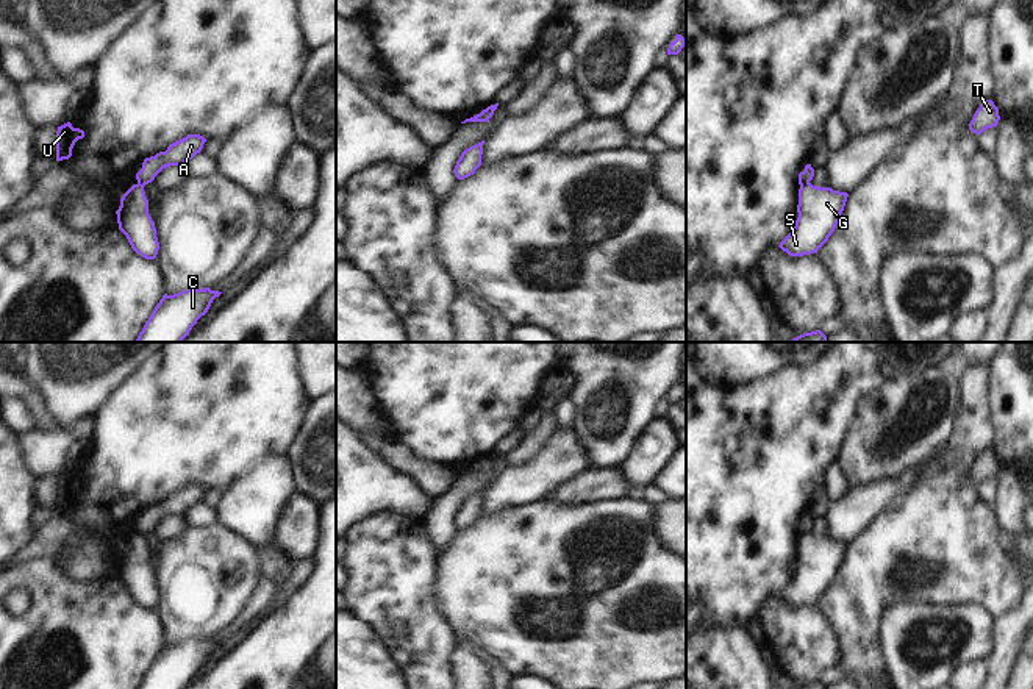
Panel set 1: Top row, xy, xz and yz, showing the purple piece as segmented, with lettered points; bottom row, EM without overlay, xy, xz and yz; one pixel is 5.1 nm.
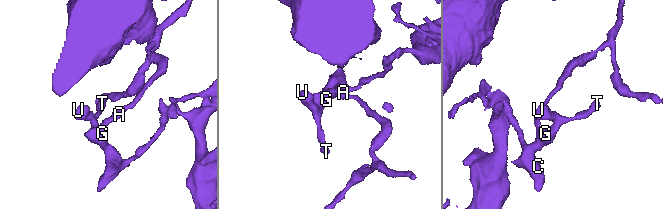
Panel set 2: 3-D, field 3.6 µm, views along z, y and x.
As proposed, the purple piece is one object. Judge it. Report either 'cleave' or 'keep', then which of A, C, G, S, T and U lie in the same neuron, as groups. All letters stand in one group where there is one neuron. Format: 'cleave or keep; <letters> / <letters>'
cleave; A / C G S T U

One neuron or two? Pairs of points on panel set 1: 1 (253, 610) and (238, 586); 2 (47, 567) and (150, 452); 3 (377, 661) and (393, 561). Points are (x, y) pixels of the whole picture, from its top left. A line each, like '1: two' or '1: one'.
1: two
2: two
3: two

